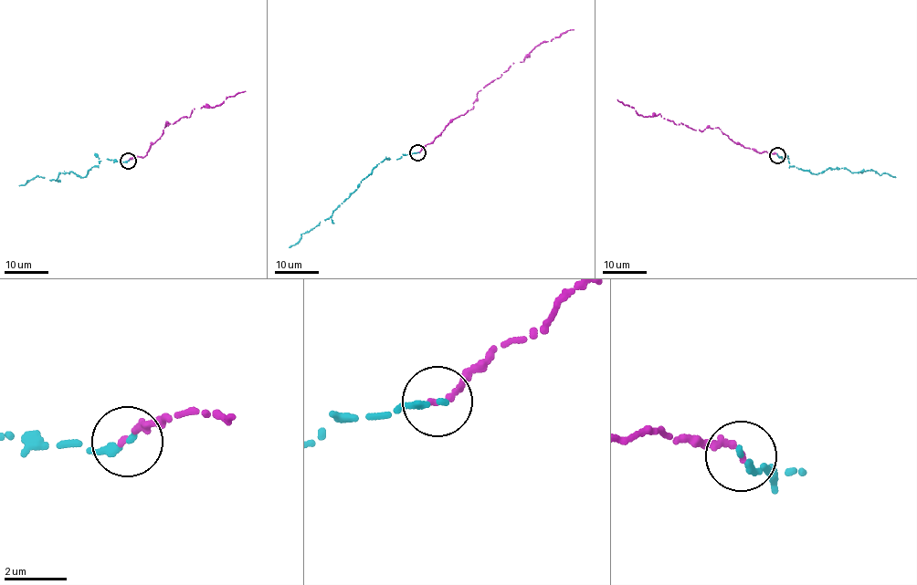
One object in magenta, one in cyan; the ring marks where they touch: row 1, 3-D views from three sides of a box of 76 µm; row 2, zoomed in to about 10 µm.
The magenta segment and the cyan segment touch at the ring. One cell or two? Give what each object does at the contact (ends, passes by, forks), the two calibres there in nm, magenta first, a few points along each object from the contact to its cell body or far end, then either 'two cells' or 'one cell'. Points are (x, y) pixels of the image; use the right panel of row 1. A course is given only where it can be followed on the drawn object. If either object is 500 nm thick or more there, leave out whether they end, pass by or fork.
magenta ends; cyan ends; calibres 180 and 240 nm; course magenta (777, 155), (734, 142), (719, 128), (700, 131), (681, 122), (676, 125), (659, 114), (643, 116), (616, 99); course cyan (777, 155), (787, 157), (790, 166), (816, 174), (830, 167), (845, 169), (851, 172), (870, 171), (896, 177); one cell

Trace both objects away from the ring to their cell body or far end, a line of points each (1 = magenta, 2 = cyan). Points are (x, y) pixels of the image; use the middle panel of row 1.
1: (417, 152), (455, 118), (472, 109), (479, 91), (500, 78), (512, 63), (522, 60), (537, 46), (574, 29)
2: (417, 152), (396, 160), (384, 158), (331, 217), (301, 235), (289, 247)

